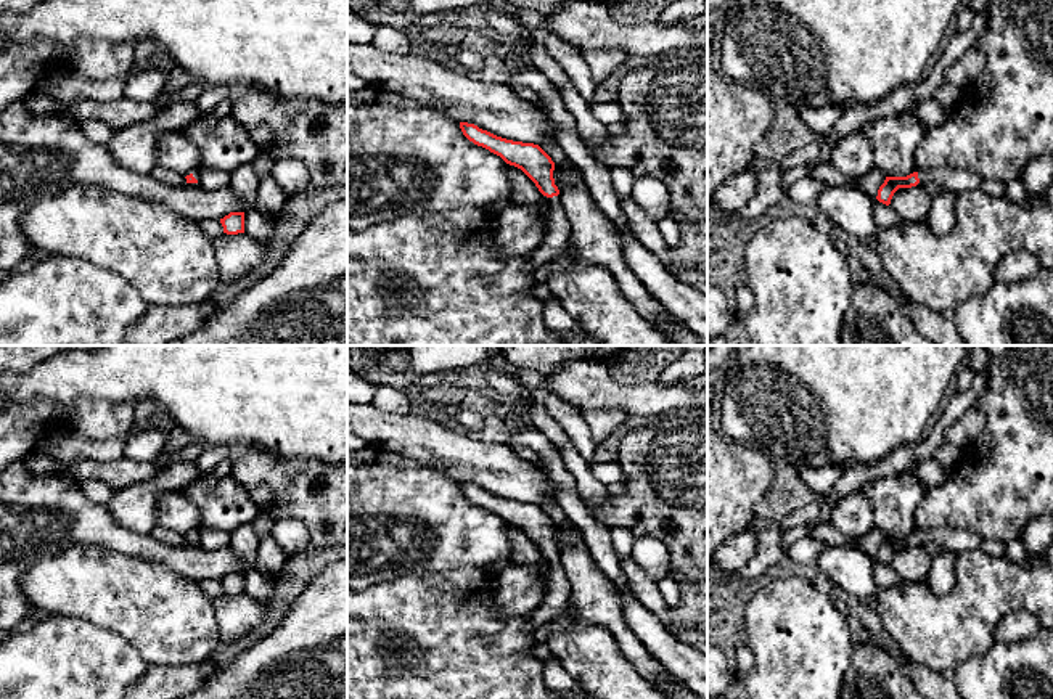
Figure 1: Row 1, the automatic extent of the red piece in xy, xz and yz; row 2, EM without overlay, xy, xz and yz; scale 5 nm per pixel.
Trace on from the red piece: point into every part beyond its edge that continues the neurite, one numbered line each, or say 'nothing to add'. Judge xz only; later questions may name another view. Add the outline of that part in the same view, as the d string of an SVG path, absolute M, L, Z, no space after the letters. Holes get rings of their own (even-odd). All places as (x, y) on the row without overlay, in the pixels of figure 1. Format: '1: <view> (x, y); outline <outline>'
1: xz (558, 592); outline M550 558L550 572L547 575L547 591L539 609L531 617L531 628L535 632L547 623L550 617L558 617L569 604L572 595L571 583L567 582L559 558Z

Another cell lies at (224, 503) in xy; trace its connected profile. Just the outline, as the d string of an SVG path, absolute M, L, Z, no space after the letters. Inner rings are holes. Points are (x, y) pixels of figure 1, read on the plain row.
M204 474L182 492L201 513L198 532L214 529L231 533L251 524L260 513L246 488L231 477Z

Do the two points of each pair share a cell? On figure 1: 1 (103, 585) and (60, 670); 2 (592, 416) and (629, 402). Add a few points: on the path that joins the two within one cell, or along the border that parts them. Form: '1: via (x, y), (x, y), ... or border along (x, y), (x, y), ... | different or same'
1: border along (52, 614), (79, 617), (119, 635) | different
2: border along (582, 410), (622, 408), (630, 415) | different

